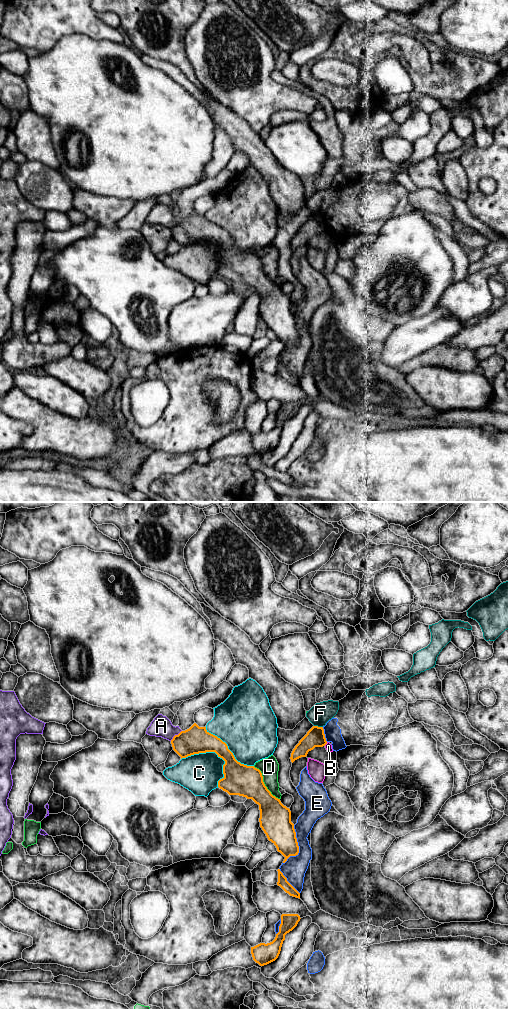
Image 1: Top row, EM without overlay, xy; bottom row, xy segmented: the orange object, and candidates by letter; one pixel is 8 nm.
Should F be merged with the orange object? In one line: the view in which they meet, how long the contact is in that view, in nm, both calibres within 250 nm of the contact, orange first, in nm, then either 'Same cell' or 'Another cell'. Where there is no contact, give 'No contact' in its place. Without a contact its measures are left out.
Touches orange in xy. Shared border 70 nm. Thickness 160 nm (orange) against 170 nm. Another cell

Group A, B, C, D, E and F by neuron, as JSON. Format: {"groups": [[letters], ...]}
{"groups": [["A"], ["B"], ["C"], ["D"], ["E"], ["F"]]}

